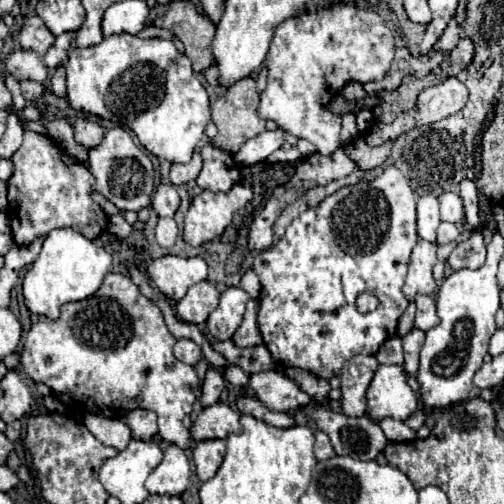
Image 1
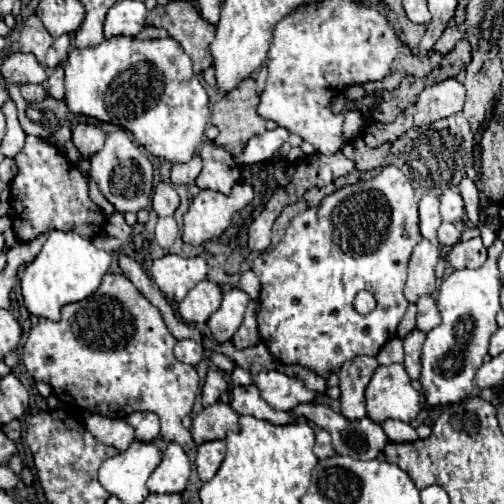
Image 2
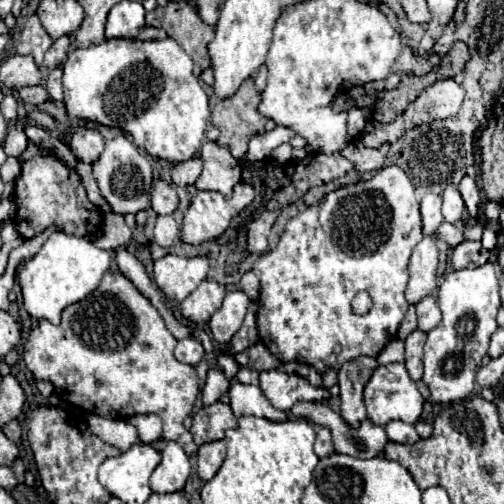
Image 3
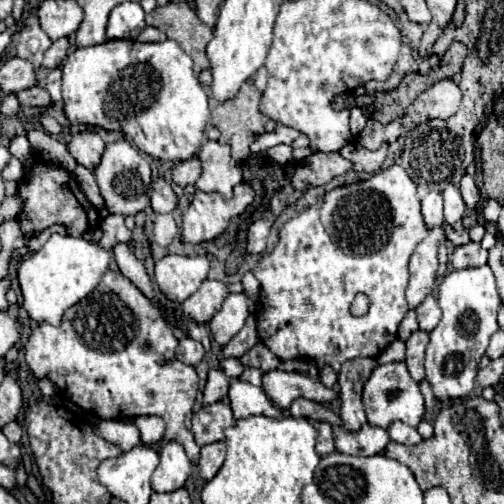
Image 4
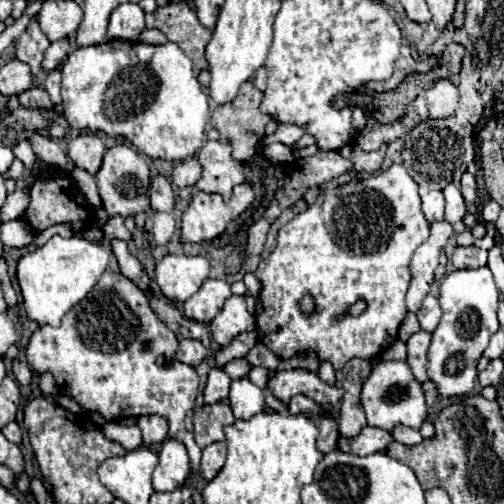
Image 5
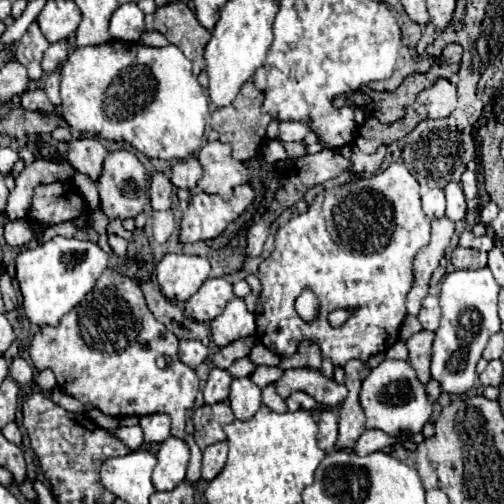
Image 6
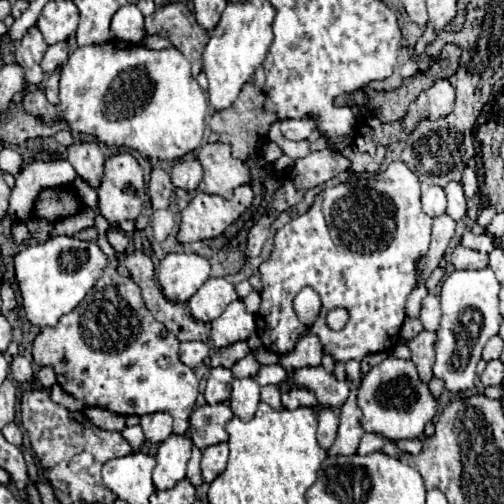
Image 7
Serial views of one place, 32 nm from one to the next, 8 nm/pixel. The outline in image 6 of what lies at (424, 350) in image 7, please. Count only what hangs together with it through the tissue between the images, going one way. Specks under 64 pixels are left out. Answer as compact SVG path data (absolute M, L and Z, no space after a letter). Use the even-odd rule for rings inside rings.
M420 330L418 334L414 334L406 346L408 346L408 362L412 364L414 372L416 372L416 378L426 384L430 380L430 372L428 372L428 364L430 364L430 348L432 348L432 336L434 332L426 332L426 330Z

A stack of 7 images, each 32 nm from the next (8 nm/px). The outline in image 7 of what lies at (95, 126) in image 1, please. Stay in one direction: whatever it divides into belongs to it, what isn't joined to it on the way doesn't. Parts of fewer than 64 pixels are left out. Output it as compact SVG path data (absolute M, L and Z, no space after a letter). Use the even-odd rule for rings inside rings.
M74 142L68 146L68 162L74 166L76 174L84 178L90 186L100 186L100 176L104 176L104 152L98 142Z

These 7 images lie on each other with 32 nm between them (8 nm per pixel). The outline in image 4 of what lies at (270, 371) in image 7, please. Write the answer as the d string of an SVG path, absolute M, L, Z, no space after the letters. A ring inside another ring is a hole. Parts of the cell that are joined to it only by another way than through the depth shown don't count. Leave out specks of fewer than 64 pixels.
M246 368L242 374L240 374L240 380L244 382L250 382L254 386L262 386L262 370L256 370L256 368Z

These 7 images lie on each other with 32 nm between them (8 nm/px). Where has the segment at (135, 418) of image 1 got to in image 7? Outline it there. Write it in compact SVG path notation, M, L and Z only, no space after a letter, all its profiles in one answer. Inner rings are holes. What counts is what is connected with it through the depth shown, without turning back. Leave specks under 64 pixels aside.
M166 412L146 414L140 418L140 426L144 430L146 440L164 442L172 434L172 416L168 416Z

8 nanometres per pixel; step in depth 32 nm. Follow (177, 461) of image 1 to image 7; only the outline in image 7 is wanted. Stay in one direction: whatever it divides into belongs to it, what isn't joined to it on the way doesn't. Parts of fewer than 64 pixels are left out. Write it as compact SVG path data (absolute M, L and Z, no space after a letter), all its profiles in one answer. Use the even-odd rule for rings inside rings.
M168 436L158 452L156 452L156 468L154 468L154 486L158 490L174 488L186 476L186 464L190 460L192 442L188 436Z

